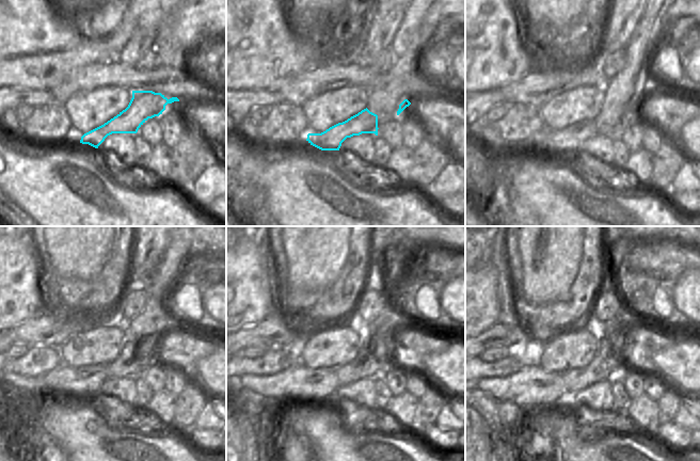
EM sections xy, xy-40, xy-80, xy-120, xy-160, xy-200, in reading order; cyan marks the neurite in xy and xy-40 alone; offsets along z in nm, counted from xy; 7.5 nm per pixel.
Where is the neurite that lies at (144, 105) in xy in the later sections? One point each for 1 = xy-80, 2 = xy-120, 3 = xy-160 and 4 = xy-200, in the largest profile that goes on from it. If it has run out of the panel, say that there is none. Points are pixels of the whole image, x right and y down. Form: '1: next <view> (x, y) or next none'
1: next xy-80 (569, 139)
2: next xy-120 (85, 380)
3: next xy-160 (298, 381)
4: next xy-200 (531, 386)

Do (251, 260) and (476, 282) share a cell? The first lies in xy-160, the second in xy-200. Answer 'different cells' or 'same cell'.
same cell

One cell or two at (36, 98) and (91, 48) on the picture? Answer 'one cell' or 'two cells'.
two cells

